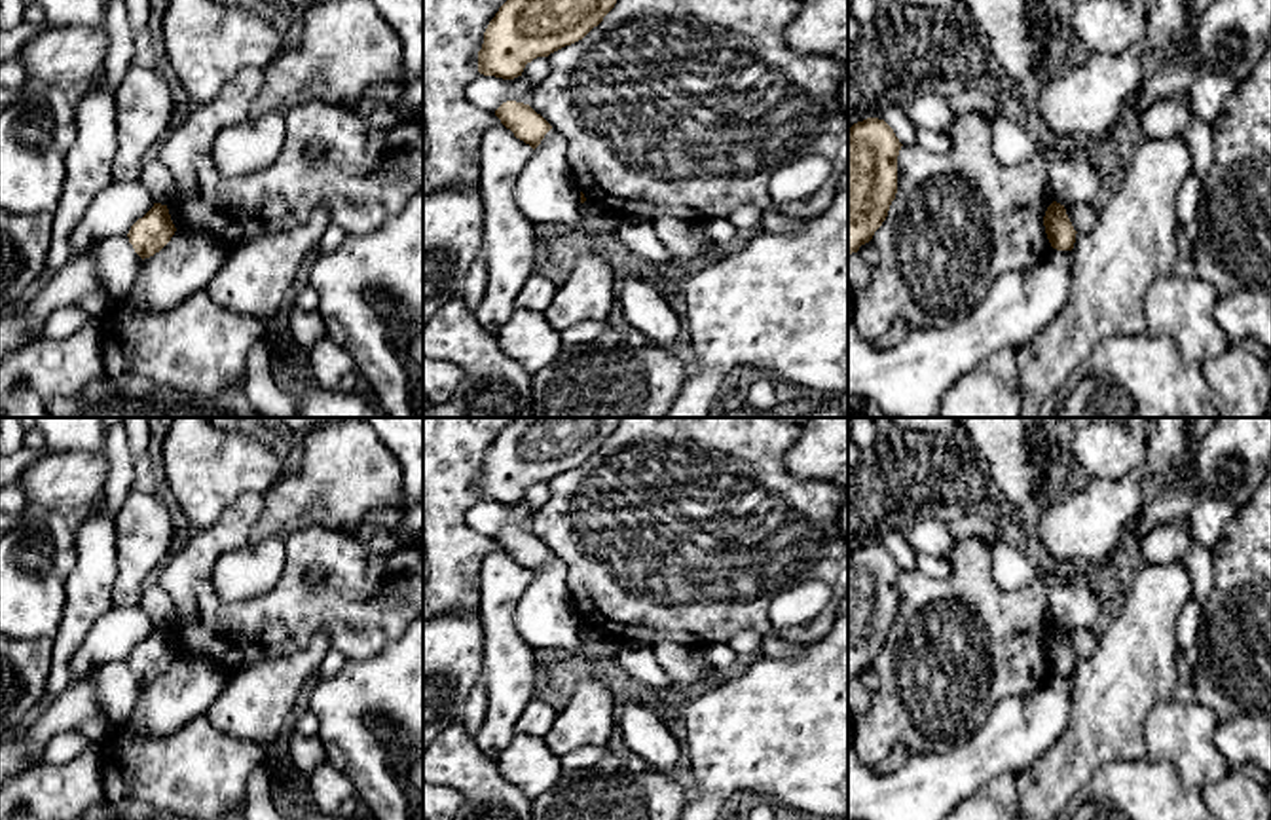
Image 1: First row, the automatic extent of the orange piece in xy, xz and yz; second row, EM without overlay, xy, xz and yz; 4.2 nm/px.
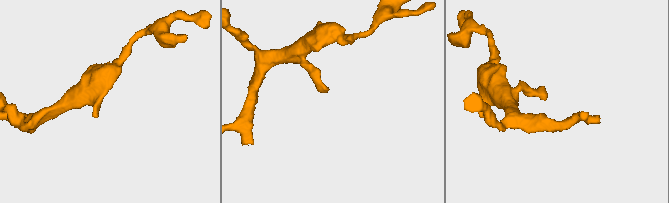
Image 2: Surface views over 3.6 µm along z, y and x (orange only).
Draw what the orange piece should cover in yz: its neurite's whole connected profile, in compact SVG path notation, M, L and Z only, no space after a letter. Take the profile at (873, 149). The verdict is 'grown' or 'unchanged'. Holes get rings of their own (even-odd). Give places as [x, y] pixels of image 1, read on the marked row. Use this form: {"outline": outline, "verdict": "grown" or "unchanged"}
{"outline": "M878 118L848 127L848 254L869 243L897 194L901 142Z", "verdict": "unchanged"}

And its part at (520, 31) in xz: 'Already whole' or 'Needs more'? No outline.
Already whole

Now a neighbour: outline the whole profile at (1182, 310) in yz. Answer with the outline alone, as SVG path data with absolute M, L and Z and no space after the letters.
M1197 277L1155 279L1144 302L1148 334L1170 338L1188 363L1216 359L1229 347L1214 317L1220 296L1214 285Z

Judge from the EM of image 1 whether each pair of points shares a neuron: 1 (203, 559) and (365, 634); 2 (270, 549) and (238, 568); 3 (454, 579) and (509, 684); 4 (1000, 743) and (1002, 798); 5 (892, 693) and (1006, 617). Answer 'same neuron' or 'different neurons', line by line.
1: same neuron
2: same neuron
3: different neurons
4: different neurons
5: same neuron

